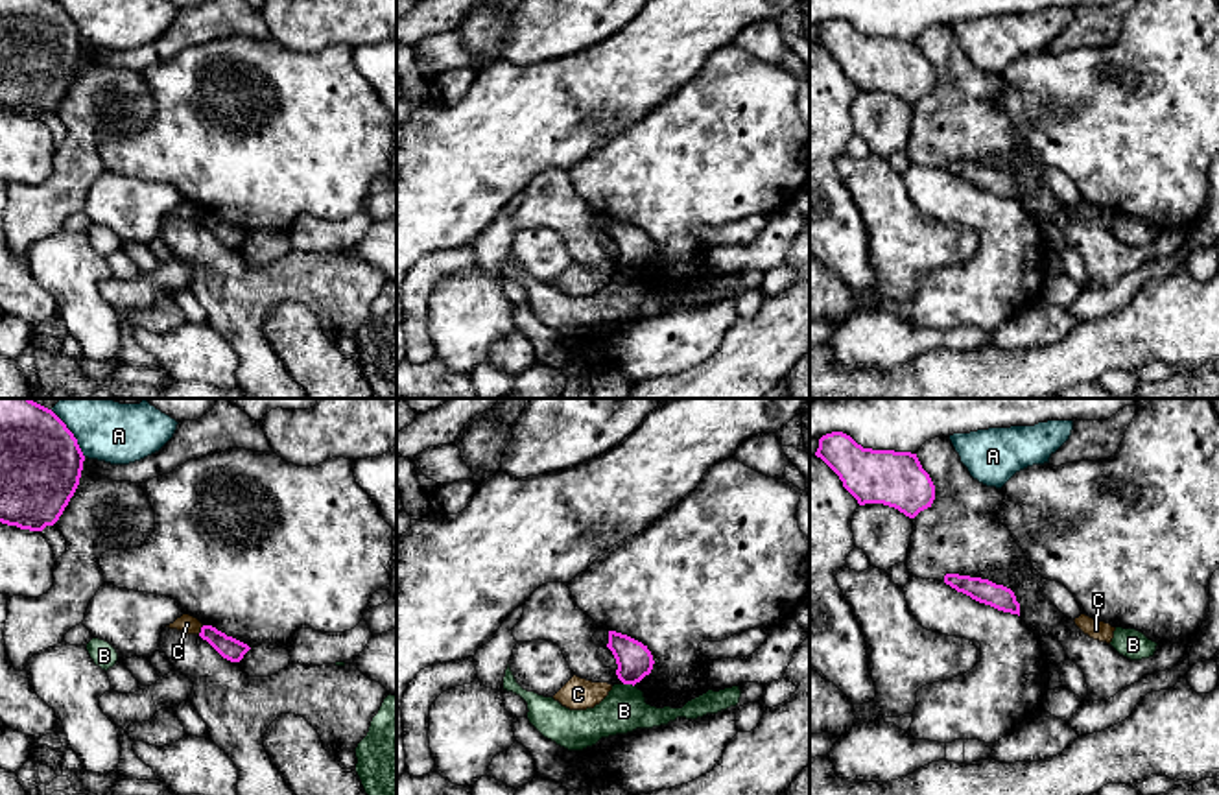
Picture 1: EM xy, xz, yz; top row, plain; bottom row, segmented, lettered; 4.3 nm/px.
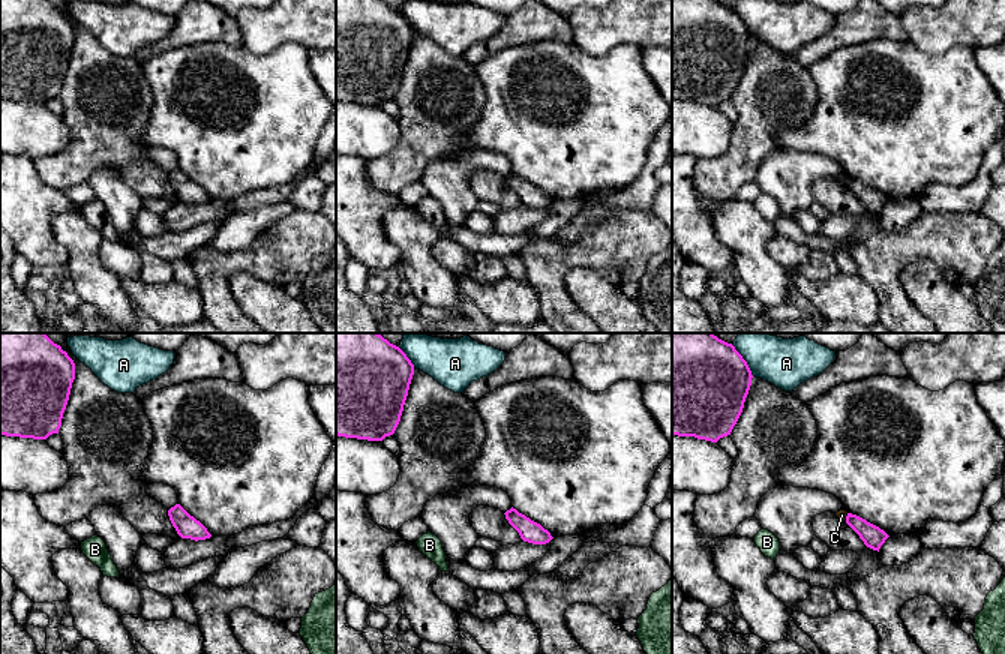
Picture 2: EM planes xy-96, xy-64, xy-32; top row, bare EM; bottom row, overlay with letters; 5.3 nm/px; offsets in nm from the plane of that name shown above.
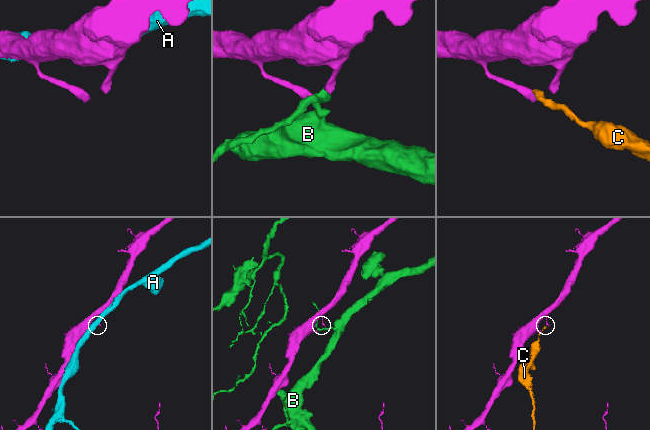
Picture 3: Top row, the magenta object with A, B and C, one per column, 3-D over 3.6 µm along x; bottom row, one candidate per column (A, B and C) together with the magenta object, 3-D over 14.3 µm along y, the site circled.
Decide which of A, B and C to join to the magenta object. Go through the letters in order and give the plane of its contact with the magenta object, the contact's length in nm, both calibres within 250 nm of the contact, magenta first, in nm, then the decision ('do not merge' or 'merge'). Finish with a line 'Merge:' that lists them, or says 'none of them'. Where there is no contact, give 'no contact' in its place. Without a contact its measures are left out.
A: xy | 260 nm | 360/260 nm | do not merge
B: xz | 50 nm | 160/190 nm | do not merge
C: xy | 50 nm | 100/80 nm | do not merge
Merge: none of them

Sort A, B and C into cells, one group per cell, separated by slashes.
A / B / C

